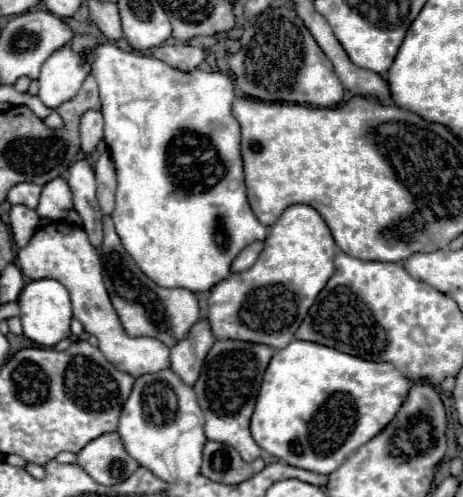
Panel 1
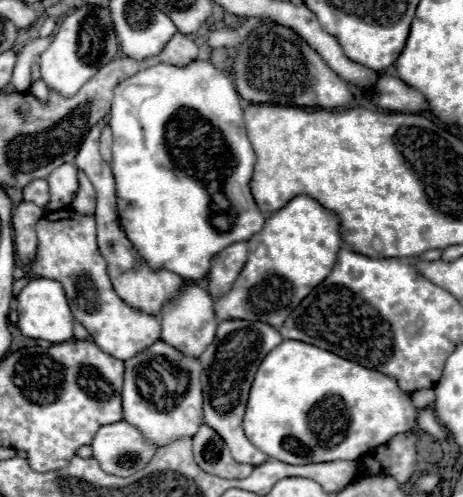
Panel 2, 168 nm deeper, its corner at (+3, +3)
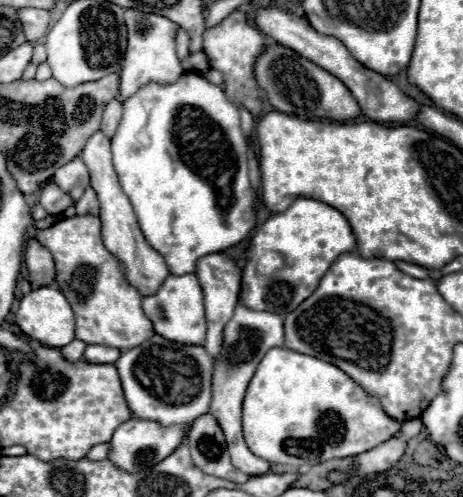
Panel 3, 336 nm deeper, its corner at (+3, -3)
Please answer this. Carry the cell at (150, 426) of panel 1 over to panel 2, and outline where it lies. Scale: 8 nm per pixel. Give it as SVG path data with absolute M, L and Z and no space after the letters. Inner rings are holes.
M156 341L136 357L128 359L124 365L126 365L124 391L122 391L124 421L140 429L140 433L144 433L144 439L156 447L180 441L180 437L194 437L196 429L200 429L200 425L204 423L200 361L184 357L180 351L176 351L164 341ZM180 379L188 381L184 391L180 391Z

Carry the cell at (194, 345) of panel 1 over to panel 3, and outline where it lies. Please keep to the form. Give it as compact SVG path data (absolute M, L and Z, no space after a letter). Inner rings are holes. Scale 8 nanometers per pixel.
M168 275L154 295L142 297L142 309L152 323L154 333L168 341L184 345L202 345L206 339L206 319L204 319L204 295L196 275Z

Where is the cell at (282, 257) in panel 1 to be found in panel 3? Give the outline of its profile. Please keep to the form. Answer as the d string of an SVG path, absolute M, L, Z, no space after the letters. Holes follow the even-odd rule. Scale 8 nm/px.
M296 199L286 211L270 215L266 223L250 239L248 261L242 273L242 303L256 311L270 311L270 313L286 315L312 295L322 275L328 271L328 267L338 255L350 253L354 249L356 249L356 237L352 233L348 219L340 211L316 199Z

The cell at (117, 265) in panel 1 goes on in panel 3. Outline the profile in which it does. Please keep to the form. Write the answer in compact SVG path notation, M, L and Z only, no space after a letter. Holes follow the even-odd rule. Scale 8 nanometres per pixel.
M96 131L86 147L80 153L82 161L90 169L90 185L98 195L100 201L100 219L102 219L102 239L106 249L116 255L116 259L124 265L128 281L142 293L142 295L152 295L160 287L160 283L168 277L168 267L164 263L164 257L146 241L146 237L140 231L138 219L134 215L134 209L130 205L130 199L124 195L118 175L112 165L112 151L110 151L110 139L102 133Z

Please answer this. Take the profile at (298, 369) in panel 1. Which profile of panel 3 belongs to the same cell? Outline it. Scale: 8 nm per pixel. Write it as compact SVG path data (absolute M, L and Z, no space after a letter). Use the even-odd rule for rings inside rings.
M278 347L268 351L268 355L264 355L246 389L242 427L244 427L246 445L254 455L274 465L300 469L330 459L340 459L340 457L370 451L380 443L392 439L392 435L402 425L392 417L388 417L382 405L374 397L368 397L366 391L336 365L326 363L322 359L312 359L310 355L300 355L286 347Z

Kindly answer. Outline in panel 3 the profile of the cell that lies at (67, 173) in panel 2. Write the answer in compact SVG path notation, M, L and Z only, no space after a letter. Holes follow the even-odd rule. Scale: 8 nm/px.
M76 157L76 159L72 159L70 163L66 163L64 167L60 167L60 169L54 173L52 181L54 181L60 189L64 189L66 193L70 193L74 199L80 199L82 193L86 191L86 187L90 185L88 169L86 169L86 165L84 165L84 161L82 161L80 157ZM80 183L84 183L84 191L82 191Z

